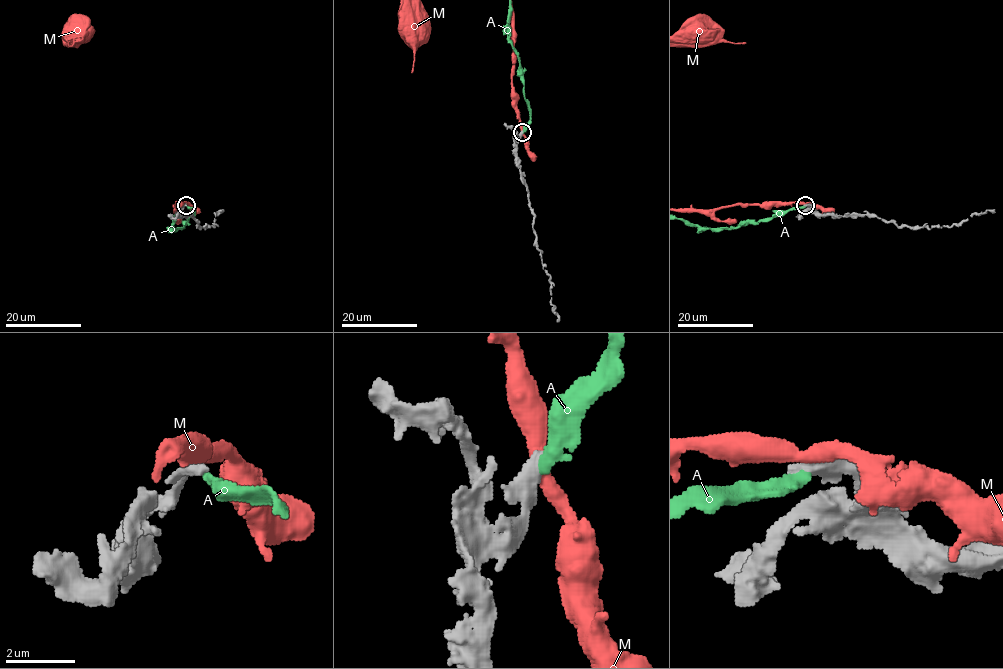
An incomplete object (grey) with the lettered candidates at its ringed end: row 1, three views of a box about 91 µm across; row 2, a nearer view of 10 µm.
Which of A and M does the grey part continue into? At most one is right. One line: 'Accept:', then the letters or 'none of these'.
Accept: A

